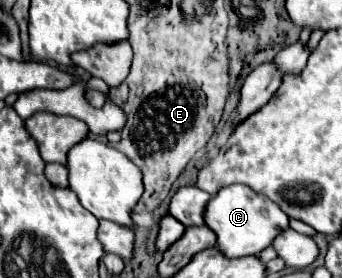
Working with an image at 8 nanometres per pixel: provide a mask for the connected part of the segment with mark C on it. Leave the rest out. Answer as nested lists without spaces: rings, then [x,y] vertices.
[[[232,184],[210,198],[208,210],[204,210],[206,226],[216,232],[216,248],[228,258],[242,258],[262,252],[272,244],[272,240],[288,228],[288,216],[262,194],[256,194],[244,184]]]

